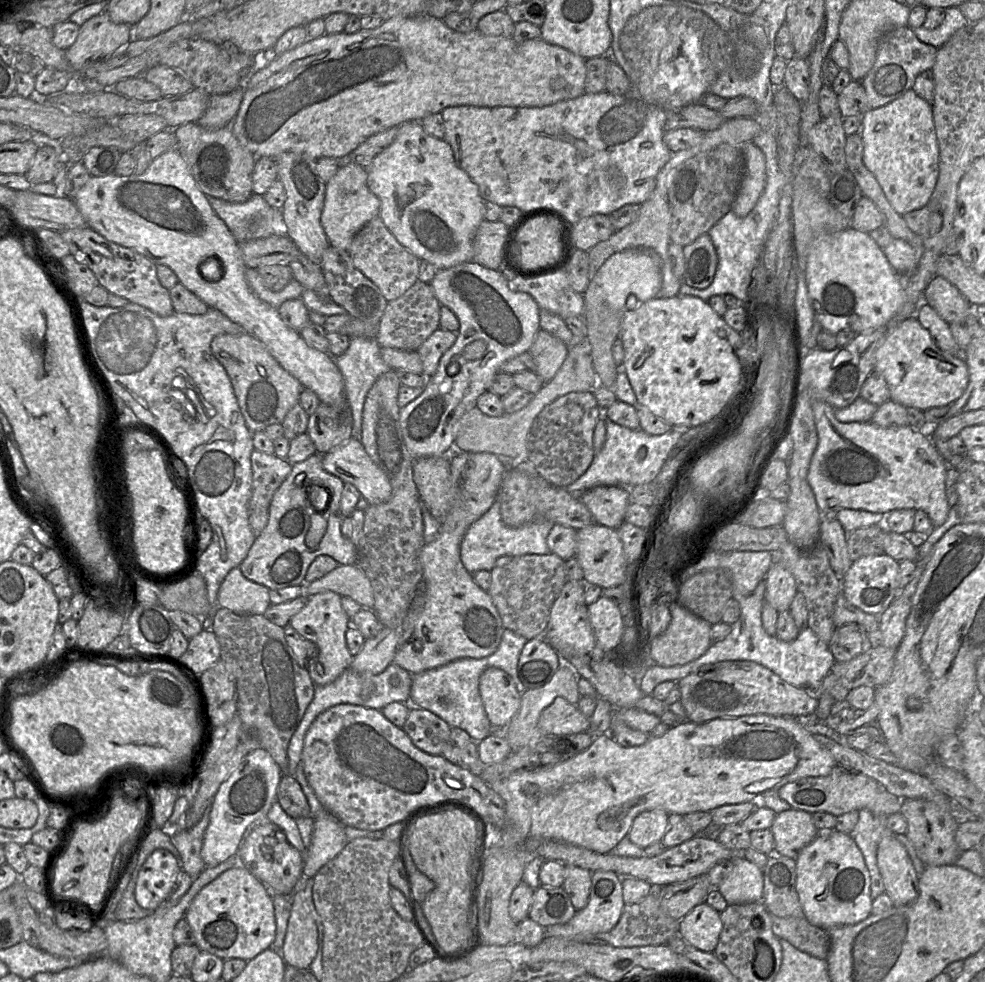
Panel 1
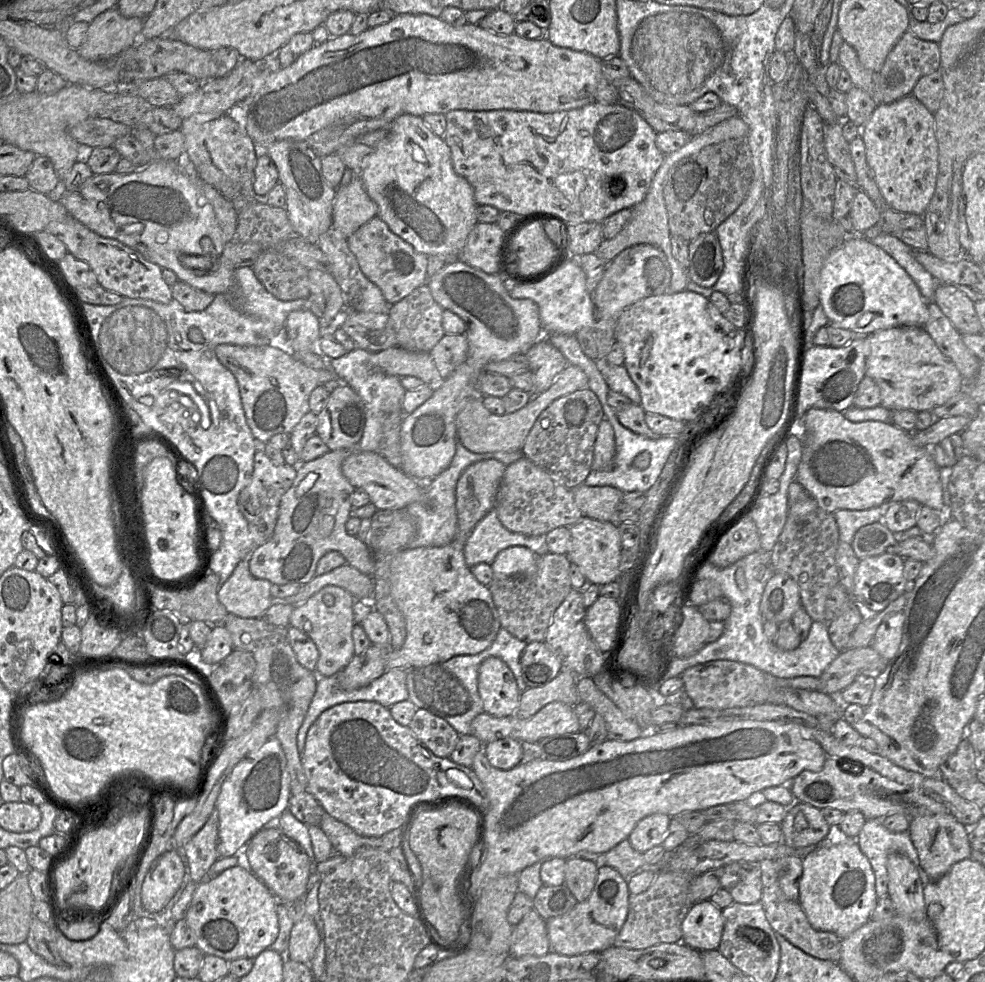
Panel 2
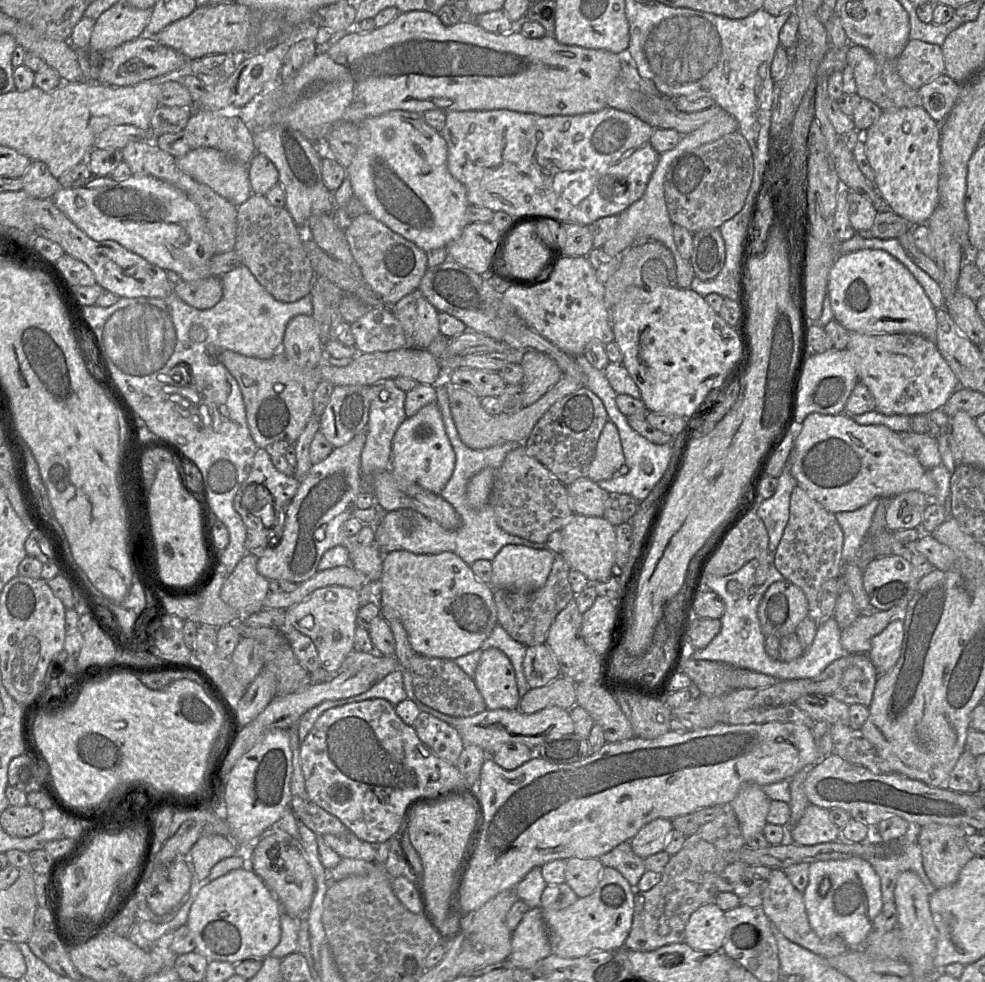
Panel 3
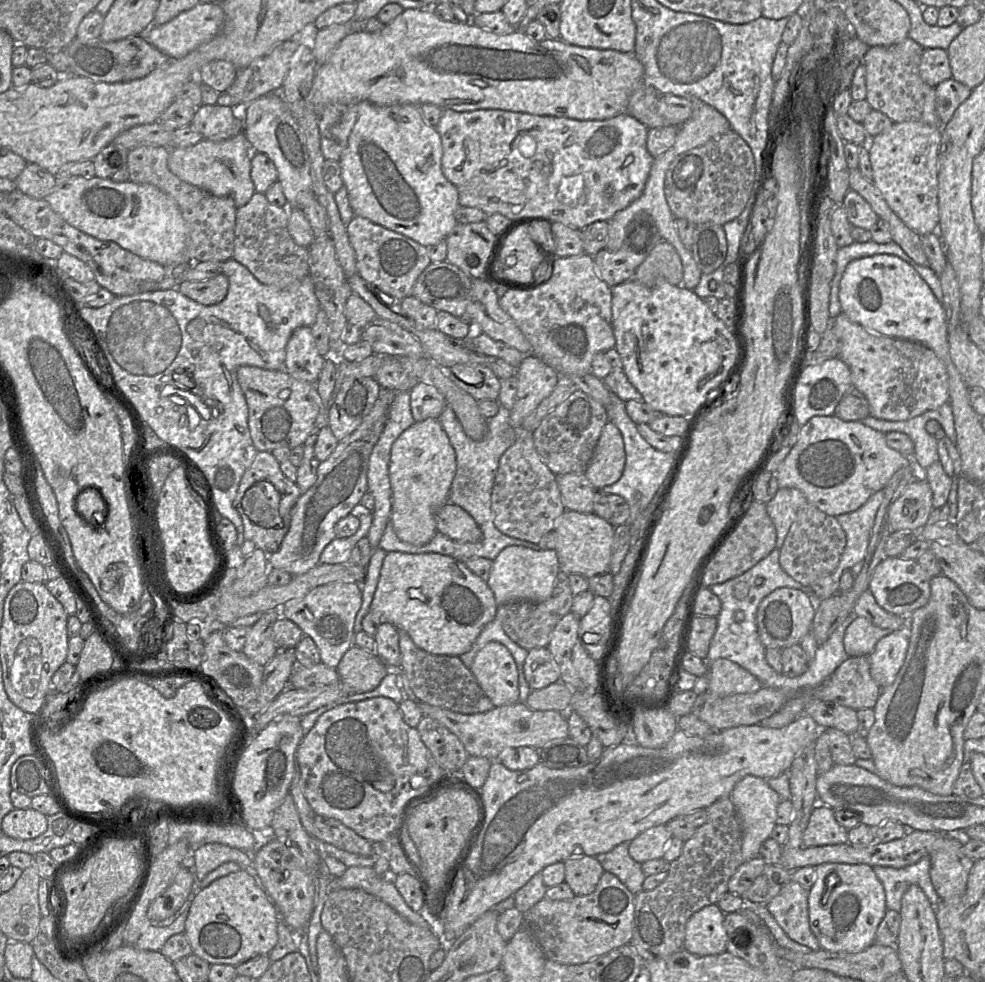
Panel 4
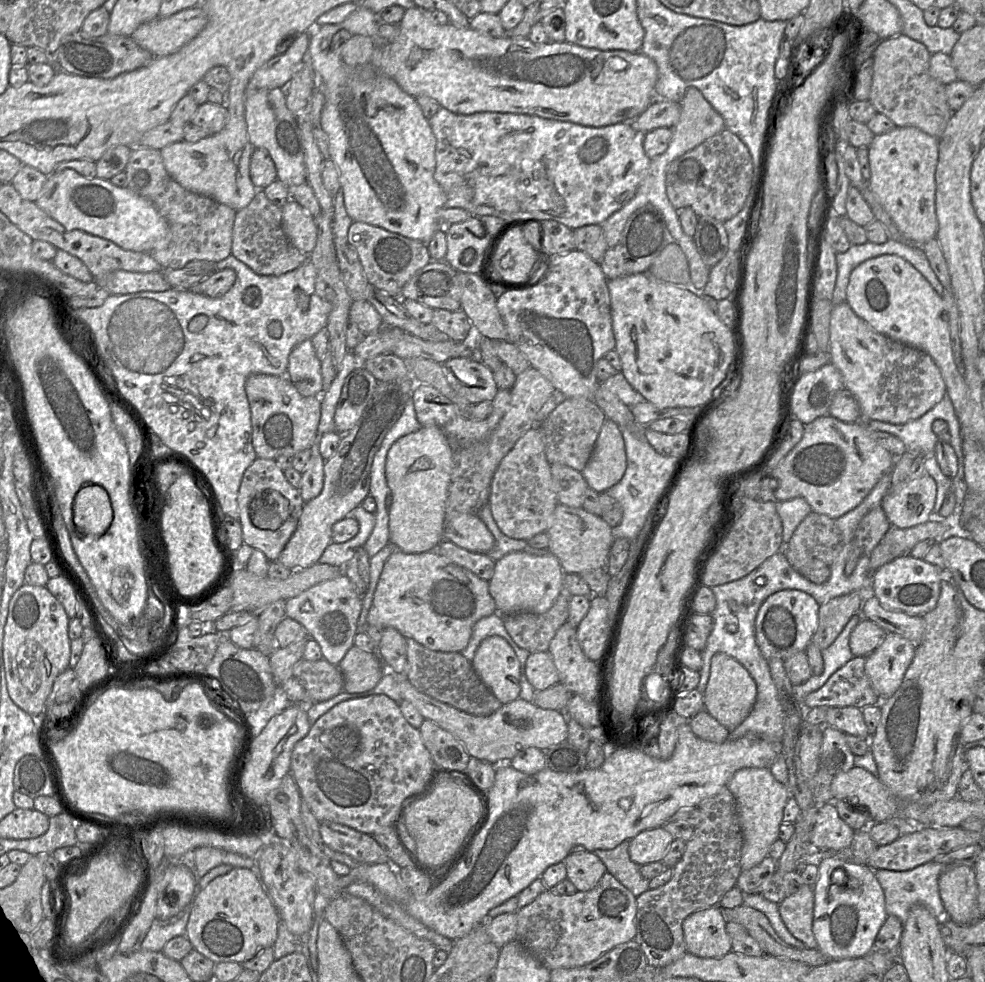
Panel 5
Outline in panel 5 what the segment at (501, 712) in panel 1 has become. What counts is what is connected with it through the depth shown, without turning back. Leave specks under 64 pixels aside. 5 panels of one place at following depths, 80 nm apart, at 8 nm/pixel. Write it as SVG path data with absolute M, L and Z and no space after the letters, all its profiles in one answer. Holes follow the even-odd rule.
M496 635L485 638L476 650L472 666L502 704L519 698L520 662L504 638Z

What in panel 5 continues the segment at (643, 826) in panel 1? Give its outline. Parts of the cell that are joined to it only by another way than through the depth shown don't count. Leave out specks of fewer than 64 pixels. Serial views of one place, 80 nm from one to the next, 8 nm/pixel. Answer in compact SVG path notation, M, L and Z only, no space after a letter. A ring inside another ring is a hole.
M663 826L645 830L630 840L630 859L640 866L661 862L673 840Z

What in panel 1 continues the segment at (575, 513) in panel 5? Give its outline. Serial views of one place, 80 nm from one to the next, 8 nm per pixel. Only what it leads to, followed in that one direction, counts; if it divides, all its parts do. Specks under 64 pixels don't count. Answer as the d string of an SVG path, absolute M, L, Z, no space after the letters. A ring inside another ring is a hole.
M594 522L578 530L575 557L583 569L585 583L610 588L625 581L628 564L617 529Z

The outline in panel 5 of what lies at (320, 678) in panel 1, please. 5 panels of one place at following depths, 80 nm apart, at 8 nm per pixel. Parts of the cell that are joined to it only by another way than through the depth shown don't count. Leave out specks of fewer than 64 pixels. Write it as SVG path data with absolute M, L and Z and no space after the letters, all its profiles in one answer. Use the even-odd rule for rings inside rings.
M342 572L334 579L316 584L300 595L286 600L286 617L299 622L307 634L318 642L323 658L337 666L354 645L355 635L360 630L358 619L362 610L362 597Z

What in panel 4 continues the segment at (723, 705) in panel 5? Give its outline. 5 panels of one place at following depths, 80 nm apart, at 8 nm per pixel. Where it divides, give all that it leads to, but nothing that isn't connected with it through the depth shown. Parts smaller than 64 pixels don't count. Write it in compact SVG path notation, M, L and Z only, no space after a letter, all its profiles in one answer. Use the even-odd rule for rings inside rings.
M718 658L709 665L708 691L718 696L756 692L762 683L735 662Z

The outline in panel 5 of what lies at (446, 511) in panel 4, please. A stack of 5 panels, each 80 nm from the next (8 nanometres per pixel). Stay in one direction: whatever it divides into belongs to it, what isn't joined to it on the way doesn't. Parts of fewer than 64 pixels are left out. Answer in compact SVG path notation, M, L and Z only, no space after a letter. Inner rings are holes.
M458 513L454 517L450 517L447 520L445 514L443 539L450 541L460 548L470 552L485 554L487 554L495 544L494 536L489 531L485 523L477 515L470 513Z

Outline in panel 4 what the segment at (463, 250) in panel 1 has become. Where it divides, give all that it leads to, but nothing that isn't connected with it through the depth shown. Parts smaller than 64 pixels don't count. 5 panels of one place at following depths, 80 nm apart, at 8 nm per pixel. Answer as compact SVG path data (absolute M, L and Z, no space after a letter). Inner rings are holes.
M368 101L353 104L344 109L340 121L331 130L331 136L341 147L341 155L338 161L341 167L341 176L347 189L350 206L356 216L367 218L387 229L403 234L425 247L434 245L448 237L457 225L455 212L460 206L459 194L457 188L445 178L442 172L443 147L440 135L435 127L425 122L419 106L414 104L378 106Z

